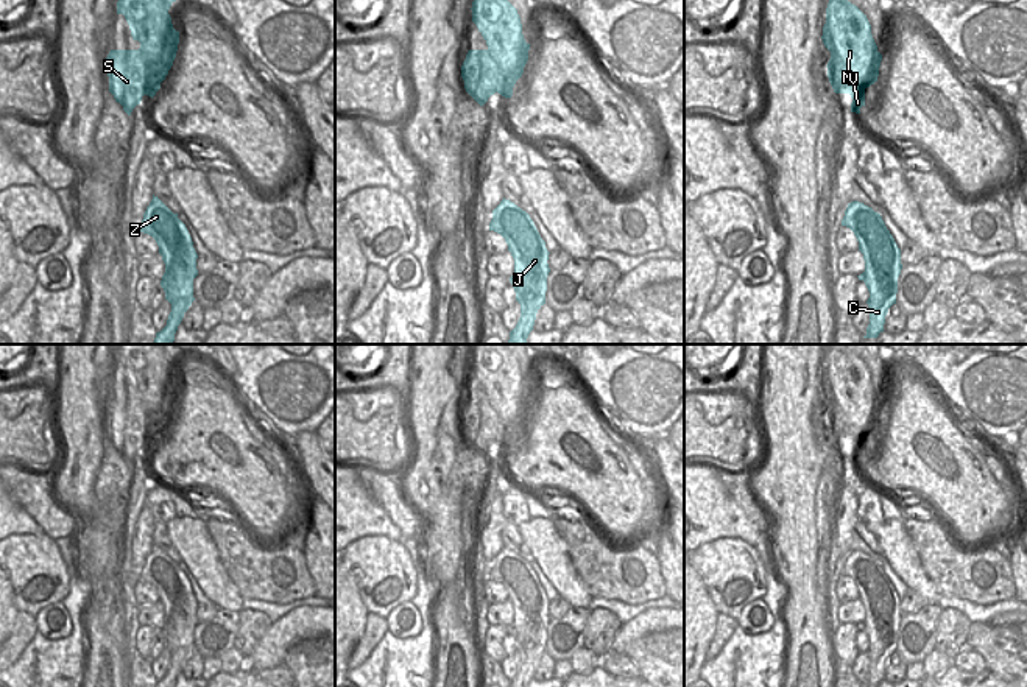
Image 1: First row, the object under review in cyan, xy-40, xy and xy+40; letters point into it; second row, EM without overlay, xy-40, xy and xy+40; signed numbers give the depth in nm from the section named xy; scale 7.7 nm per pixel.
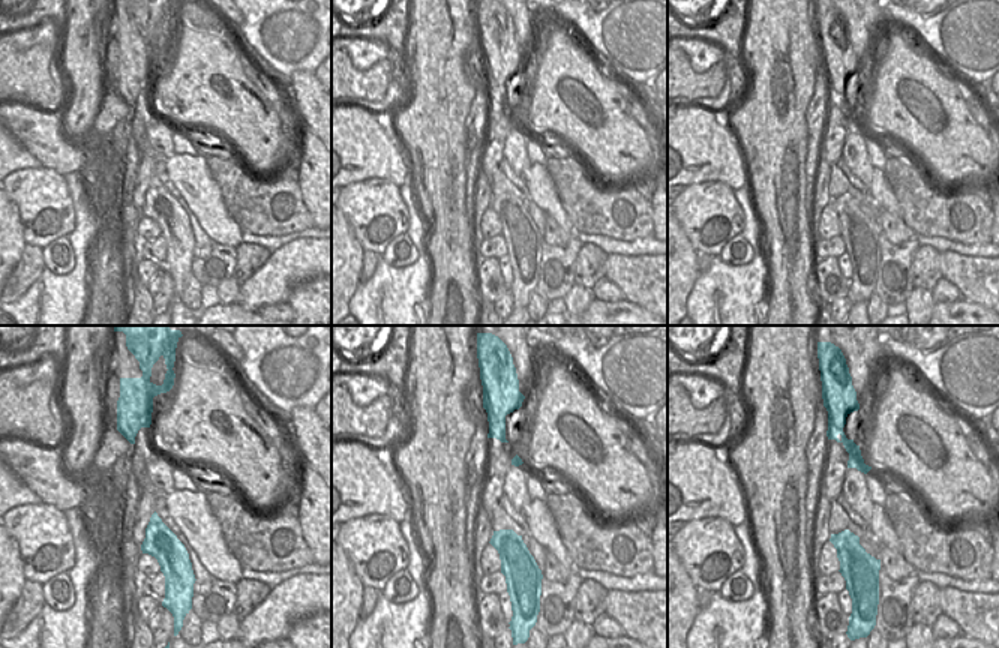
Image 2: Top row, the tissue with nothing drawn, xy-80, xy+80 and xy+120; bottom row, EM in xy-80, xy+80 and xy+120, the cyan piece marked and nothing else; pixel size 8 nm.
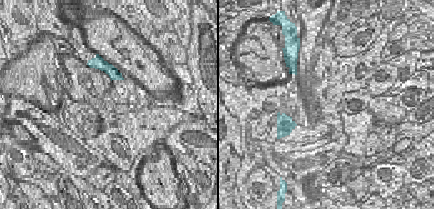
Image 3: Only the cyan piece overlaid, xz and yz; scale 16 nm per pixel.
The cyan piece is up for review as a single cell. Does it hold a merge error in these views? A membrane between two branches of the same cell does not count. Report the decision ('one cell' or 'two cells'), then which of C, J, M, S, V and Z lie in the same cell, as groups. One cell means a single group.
two cells; C J S Z / M V

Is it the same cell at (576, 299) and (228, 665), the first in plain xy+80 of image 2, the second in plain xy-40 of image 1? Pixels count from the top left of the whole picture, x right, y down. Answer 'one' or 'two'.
one

